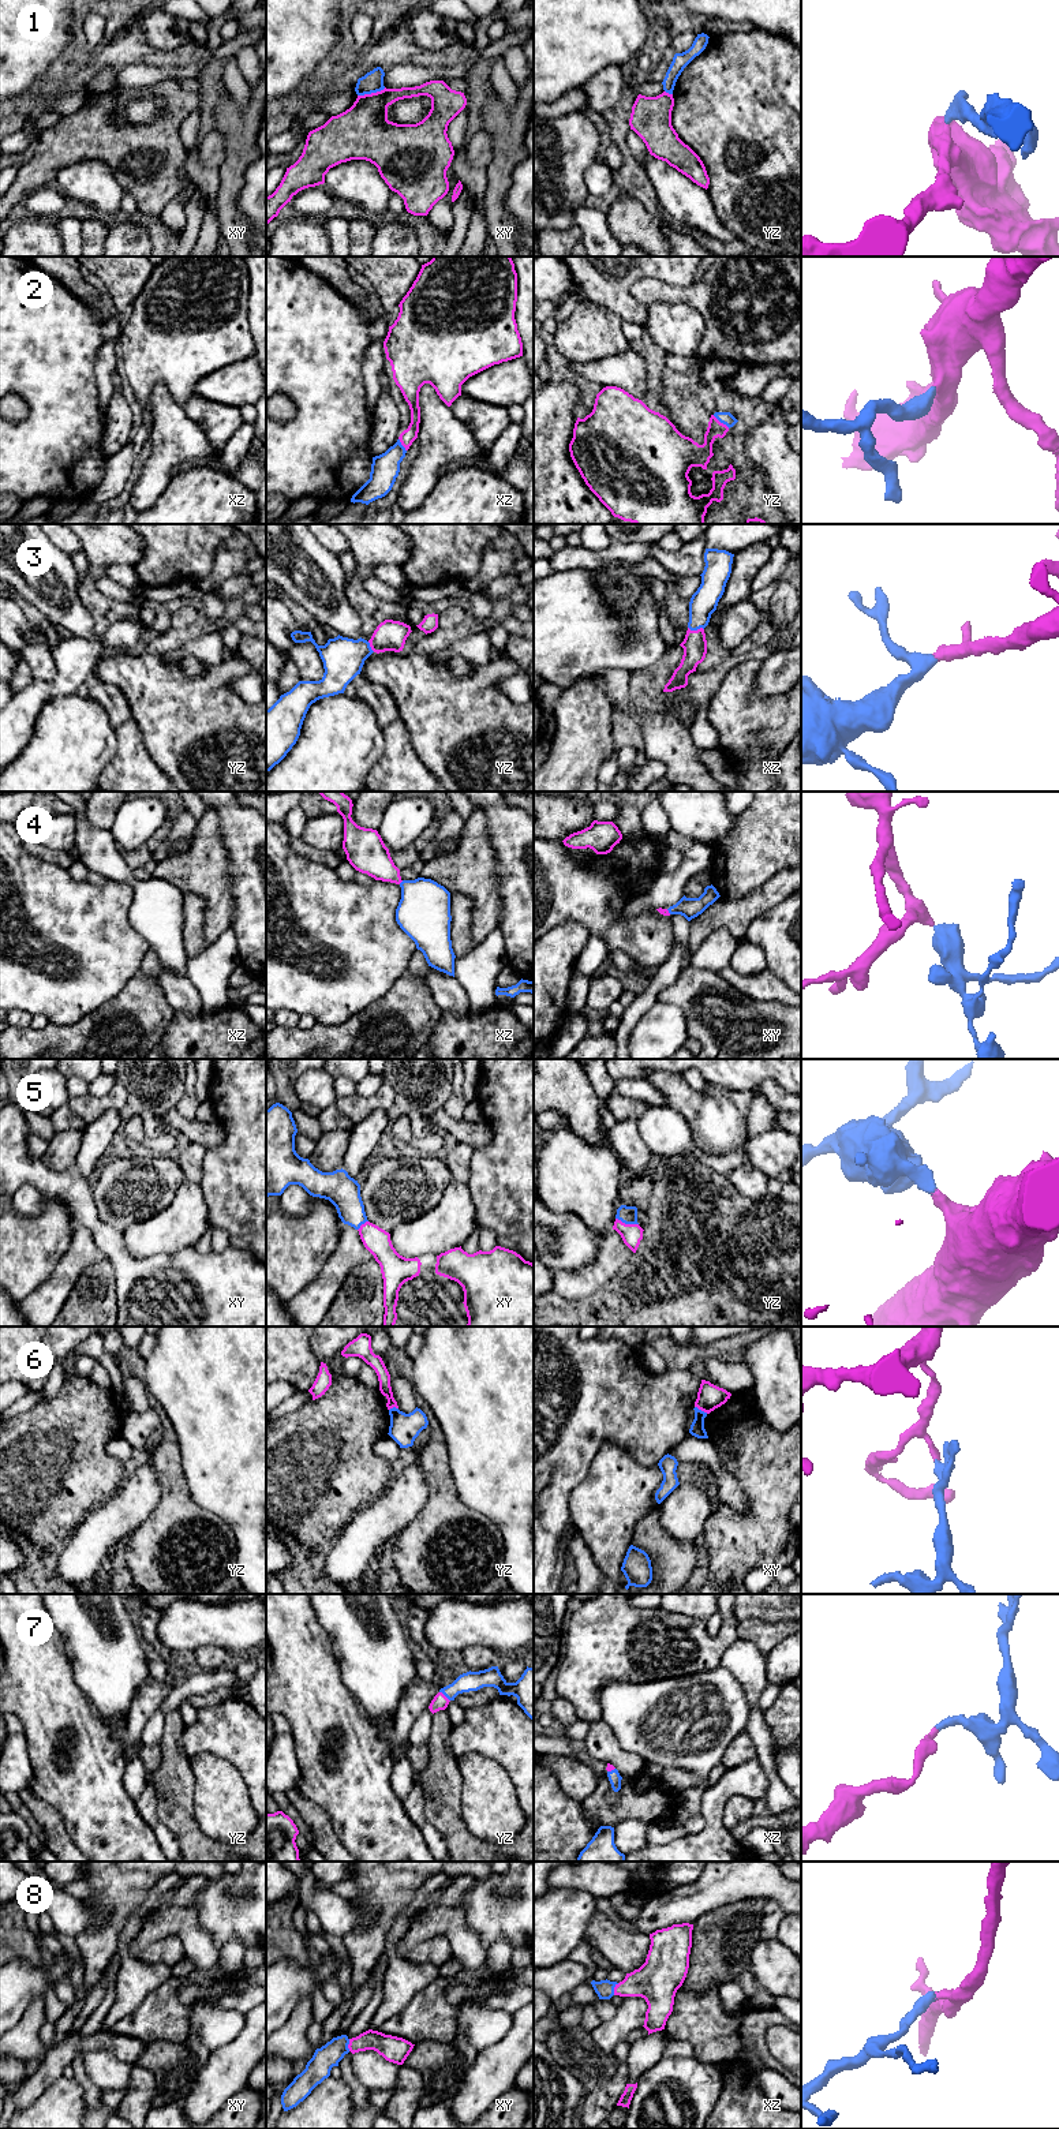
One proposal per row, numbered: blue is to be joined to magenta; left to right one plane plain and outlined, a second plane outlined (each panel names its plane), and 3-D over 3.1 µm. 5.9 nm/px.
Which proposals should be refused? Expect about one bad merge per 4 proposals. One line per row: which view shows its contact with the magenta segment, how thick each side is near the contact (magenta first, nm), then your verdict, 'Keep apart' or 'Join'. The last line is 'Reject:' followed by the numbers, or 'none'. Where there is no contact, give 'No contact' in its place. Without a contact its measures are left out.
1: Touches magenta in xy. Thickness 320 nm (magenta) against 120 nm. Keep apart
2: Touches magenta in yz. Thickness 150 nm (magenta) against 80 nm. Join
3: Touches magenta in xz. Thickness 140 nm (magenta) against 160 nm. Join
4: Touches magenta in xz. Thickness 220 nm (magenta) against 320 nm. Join
5: Touches magenta in yz. Thickness 120 nm (magenta) against 110 nm. Join
6: Touches magenta in xy. Thickness 150 nm (magenta) against 80 nm. Keep apart
7: Touches magenta in yz. Thickness 90 nm (magenta) against 110 nm. Join
8: Touches magenta in xz. Thickness 240 nm (magenta) against 110 nm. Join
Reject: 1, 6

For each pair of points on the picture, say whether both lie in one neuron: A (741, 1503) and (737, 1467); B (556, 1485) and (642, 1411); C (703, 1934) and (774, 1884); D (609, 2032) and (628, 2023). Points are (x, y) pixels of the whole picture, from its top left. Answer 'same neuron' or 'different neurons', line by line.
A: different neurons
B: same neuron
C: different neurons
D: same neuron

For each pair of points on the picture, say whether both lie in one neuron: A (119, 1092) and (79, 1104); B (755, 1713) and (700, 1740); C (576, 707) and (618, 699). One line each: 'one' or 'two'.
A: one
B: two
C: two

